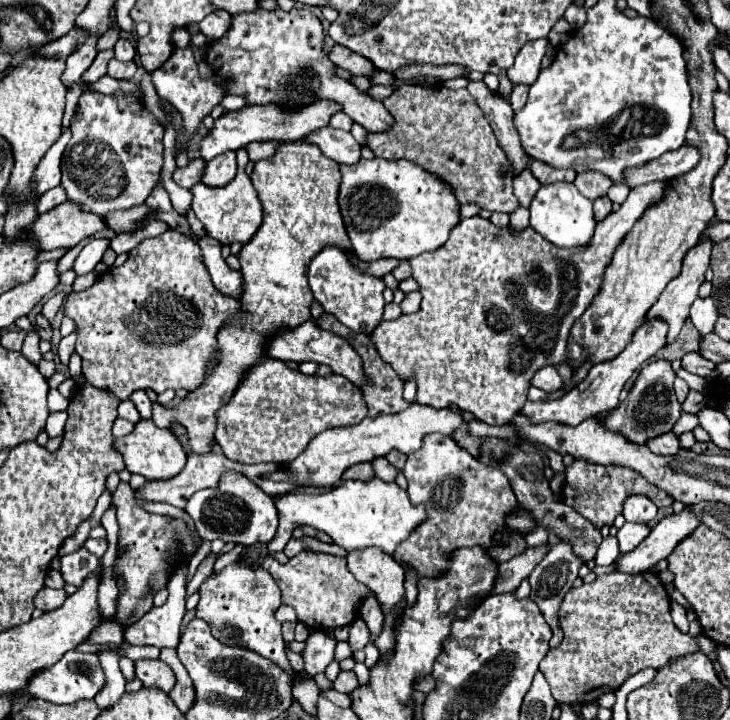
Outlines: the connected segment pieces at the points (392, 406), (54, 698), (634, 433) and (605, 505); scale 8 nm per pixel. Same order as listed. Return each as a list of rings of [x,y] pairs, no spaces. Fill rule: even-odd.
[[[329,313],[321,315],[321,319],[317,319],[317,325],[323,327],[323,329],[327,329],[327,331],[337,333],[337,335],[343,337],[343,339],[347,339],[347,341],[353,345],[353,349],[359,353],[359,357],[361,357],[361,361],[363,361],[365,377],[369,377],[369,381],[365,381],[365,385],[361,385],[361,393],[363,393],[363,399],[365,399],[365,403],[367,403],[367,409],[369,409],[369,417],[371,417],[371,419],[373,419],[373,417],[379,417],[379,415],[393,415],[393,413],[399,413],[399,411],[403,411],[403,409],[407,409],[407,407],[411,407],[411,405],[415,403],[415,401],[403,399],[403,379],[397,375],[397,371],[395,371],[389,363],[385,363],[385,361],[381,359],[381,355],[377,353],[377,349],[375,349],[375,345],[373,345],[373,341],[371,341],[369,335],[351,331],[349,327],[345,327],[343,323],[339,323],[335,315],[329,315]]]
[[[67,651],[55,665],[37,671],[25,691],[31,697],[39,697],[51,703],[75,703],[77,699],[93,699],[103,687],[103,671],[99,667],[99,661],[95,659],[93,653],[77,653],[77,651]]]
[[[659,359],[659,361],[645,365],[639,371],[639,377],[637,377],[633,389],[629,391],[629,397],[625,401],[621,401],[613,413],[609,413],[605,419],[601,419],[603,425],[621,431],[633,443],[645,443],[649,437],[669,433],[673,423],[679,419],[679,411],[681,411],[681,405],[675,399],[673,381],[675,381],[675,371],[671,369],[669,361]]]
[[[577,459],[571,467],[567,467],[567,483],[563,487],[563,503],[575,507],[581,515],[591,519],[595,527],[603,525],[613,525],[613,519],[617,513],[621,513],[623,499],[627,495],[641,493],[653,499],[657,507],[669,507],[673,505],[673,497],[661,491],[659,487],[651,485],[647,479],[643,479],[637,471],[625,469],[625,467],[615,467],[615,465],[593,465],[585,459]]]

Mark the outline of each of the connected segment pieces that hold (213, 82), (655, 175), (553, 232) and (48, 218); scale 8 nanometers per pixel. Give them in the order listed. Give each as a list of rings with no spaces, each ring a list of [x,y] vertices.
[[[189,47],[175,49],[173,55],[165,61],[163,67],[159,67],[155,71],[149,71],[147,75],[151,77],[157,95],[163,101],[169,101],[171,105],[175,105],[181,111],[181,115],[183,115],[183,143],[185,145],[189,141],[189,135],[197,131],[201,119],[211,113],[211,107],[215,107],[223,99],[223,95],[227,95],[227,91],[223,87],[223,81],[219,77],[211,77],[211,79],[201,79],[199,77],[197,63],[195,63],[193,51]]]
[[[679,147],[659,159],[653,159],[639,167],[629,167],[623,171],[623,183],[629,187],[653,183],[653,181],[667,181],[691,171],[699,161],[699,153],[693,147]]]
[[[549,183],[543,185],[535,199],[529,205],[531,211],[531,227],[539,231],[547,241],[559,247],[583,247],[593,239],[595,233],[595,215],[593,215],[593,201],[585,199],[573,183]]]
[[[61,203],[59,207],[43,213],[31,231],[45,251],[57,247],[73,247],[107,229],[105,217],[83,211],[79,203]]]

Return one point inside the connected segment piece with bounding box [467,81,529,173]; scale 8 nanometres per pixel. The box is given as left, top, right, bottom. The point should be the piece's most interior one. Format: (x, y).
(497, 111)

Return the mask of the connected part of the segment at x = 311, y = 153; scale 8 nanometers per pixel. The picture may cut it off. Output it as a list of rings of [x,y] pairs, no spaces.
[[[299,141],[283,143],[275,159],[255,163],[251,181],[263,205],[263,223],[239,253],[241,273],[245,279],[241,303],[247,307],[247,315],[243,319],[235,319],[235,323],[227,323],[227,327],[219,331],[219,363],[211,367],[203,387],[199,387],[199,391],[191,391],[175,409],[153,411],[153,421],[159,427],[169,427],[171,421],[183,423],[191,439],[189,447],[199,453],[209,451],[217,427],[215,411],[233,395],[243,373],[263,357],[263,343],[267,343],[267,335],[271,335],[271,331],[279,331],[279,327],[297,327],[297,323],[305,323],[311,317],[311,303],[315,297],[307,281],[307,265],[319,251],[325,247],[341,247],[347,251],[349,261],[355,267],[373,277],[391,273],[399,263],[397,259],[377,259],[375,263],[361,263],[357,259],[337,205],[339,165],[327,159],[319,147]]]

